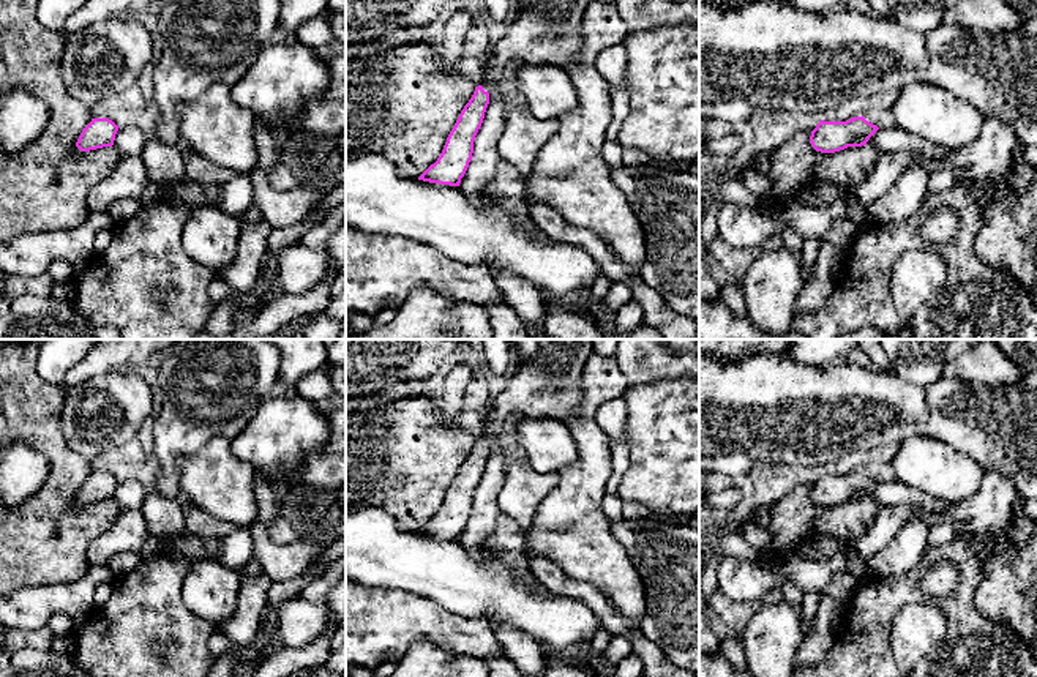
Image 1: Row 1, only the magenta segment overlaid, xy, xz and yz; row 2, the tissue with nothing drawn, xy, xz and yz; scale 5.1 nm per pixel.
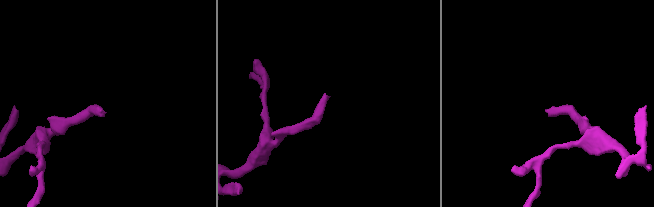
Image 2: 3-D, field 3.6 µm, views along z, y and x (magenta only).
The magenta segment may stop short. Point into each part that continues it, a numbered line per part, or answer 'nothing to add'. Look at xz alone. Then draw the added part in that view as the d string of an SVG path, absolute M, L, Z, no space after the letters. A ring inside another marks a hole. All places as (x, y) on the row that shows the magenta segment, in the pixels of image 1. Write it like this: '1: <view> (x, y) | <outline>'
1: xz (548, 32) | M533 0L519 13L510 25L508 33L494 46L488 47L483 66L481 87L489 93L489 84L504 77L504 69L511 60L529 65L552 65L568 71L578 60L581 50L581 22L592 0Z

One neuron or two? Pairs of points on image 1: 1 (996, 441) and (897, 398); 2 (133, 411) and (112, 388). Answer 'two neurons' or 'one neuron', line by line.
1: one neuron
2: one neuron

